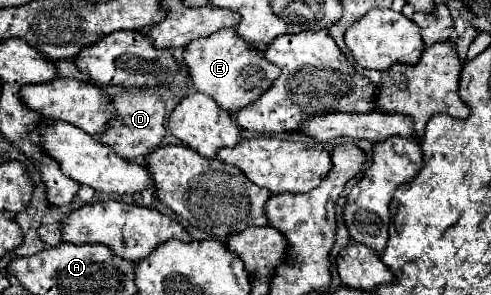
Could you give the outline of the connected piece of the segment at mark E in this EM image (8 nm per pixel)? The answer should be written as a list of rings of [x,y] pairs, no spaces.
[[[225,28],[217,34],[211,34],[209,38],[201,38],[197,42],[187,44],[185,64],[193,78],[193,86],[199,92],[211,96],[227,112],[243,110],[251,102],[259,100],[261,94],[265,94],[267,88],[275,84],[281,72],[279,66],[267,62],[265,54],[259,48],[251,46],[249,42],[243,42],[243,38],[235,34],[235,28]]]

